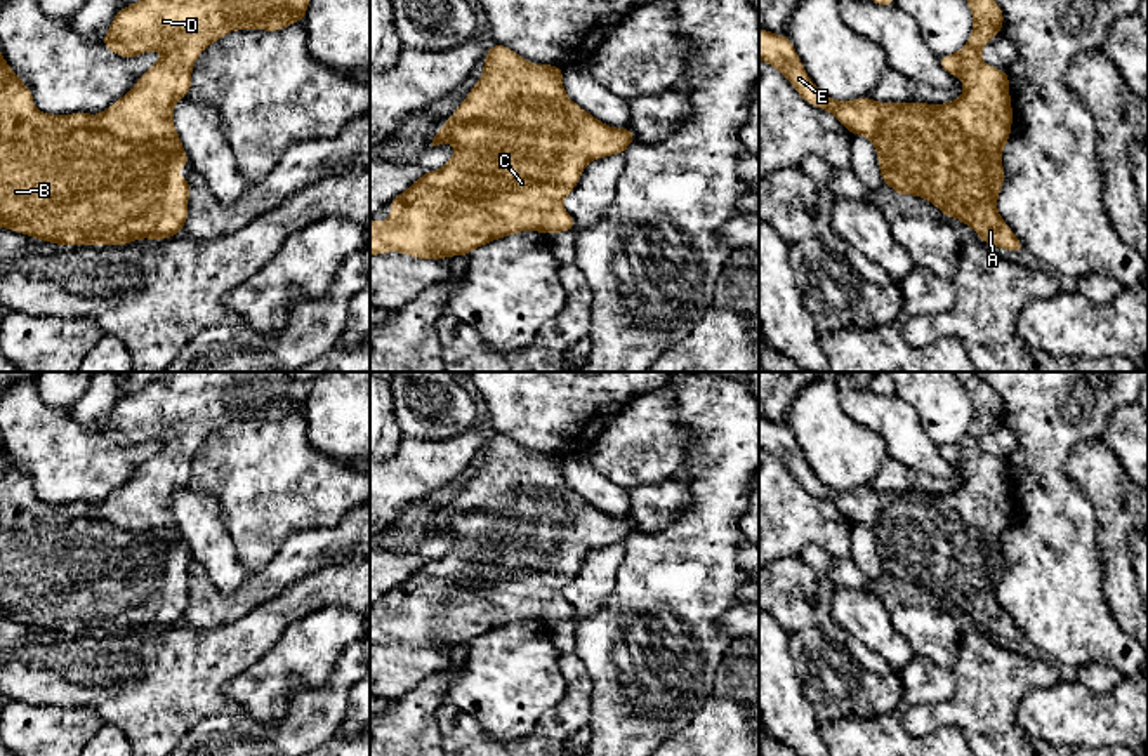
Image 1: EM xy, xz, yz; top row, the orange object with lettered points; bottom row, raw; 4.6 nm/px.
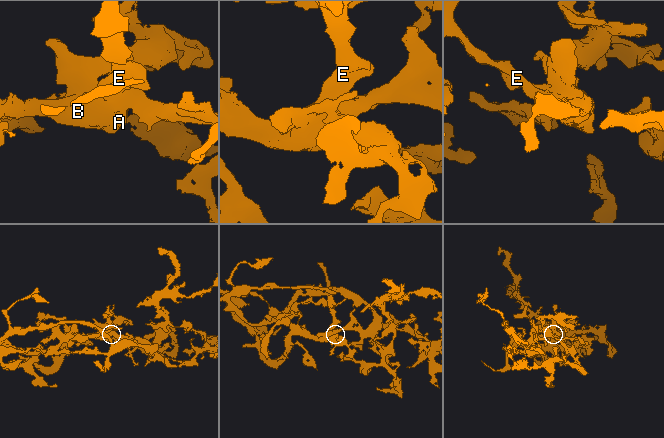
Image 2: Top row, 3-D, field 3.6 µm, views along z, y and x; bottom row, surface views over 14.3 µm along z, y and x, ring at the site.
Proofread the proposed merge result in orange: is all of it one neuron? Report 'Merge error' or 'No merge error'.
No merge error

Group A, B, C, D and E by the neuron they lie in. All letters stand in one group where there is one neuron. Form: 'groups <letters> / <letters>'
groups A B C D E

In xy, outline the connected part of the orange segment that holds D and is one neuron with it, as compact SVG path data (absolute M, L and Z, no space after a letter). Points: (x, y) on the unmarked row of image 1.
M165 372L162 377L144 386L142 389L120 398L109 414L106 426L102 428L102 434L116 445L122 447L135 447L148 440L162 440L162 448L149 455L148 461L135 471L135 474L120 487L115 494L111 494L106 501L99 504L89 502L71 502L71 504L49 504L42 502L33 495L33 483L28 474L21 471L21 468L10 459L7 450L0 441L0 617L12 619L23 622L26 626L33 626L49 633L57 634L127 634L134 629L151 627L153 631L165 629L175 626L181 619L184 619L184 612L188 608L188 587L191 582L191 575L188 567L179 567L175 560L179 556L189 554L189 547L184 542L184 535L179 528L179 523L172 511L174 495L181 487L189 485L191 478L191 459L200 447L200 443L221 426L234 421L234 419L266 419L266 421L280 421L292 412L302 412L307 396L309 396L311 382L299 381L292 377L288 372Z

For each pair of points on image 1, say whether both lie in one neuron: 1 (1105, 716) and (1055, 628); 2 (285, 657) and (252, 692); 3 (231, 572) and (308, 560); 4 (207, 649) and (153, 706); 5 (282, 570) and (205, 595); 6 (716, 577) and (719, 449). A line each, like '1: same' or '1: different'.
1: different
2: same
3: different
4: same
5: same
6: same

